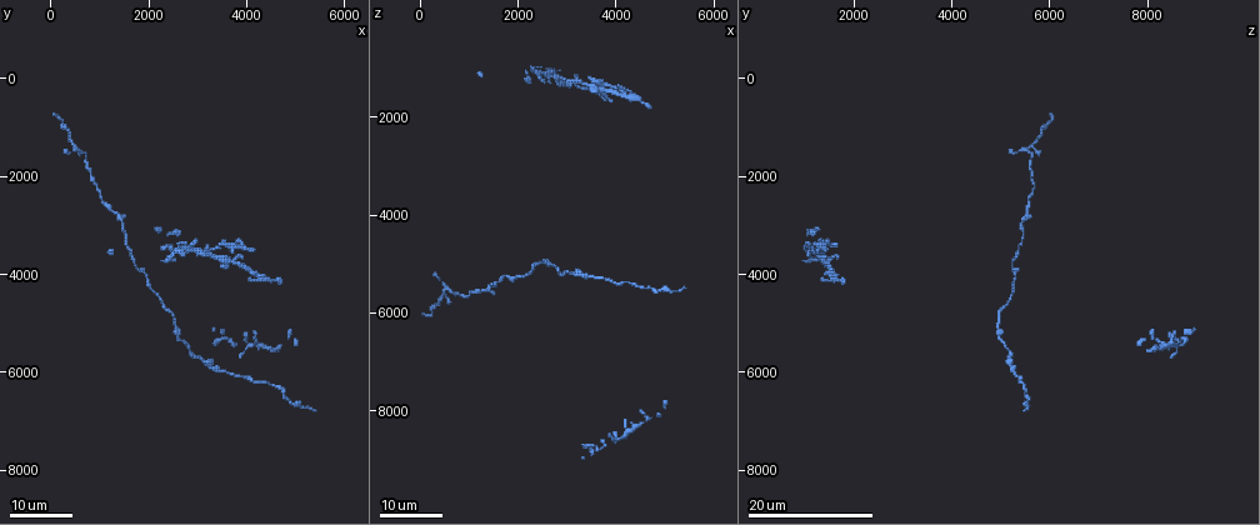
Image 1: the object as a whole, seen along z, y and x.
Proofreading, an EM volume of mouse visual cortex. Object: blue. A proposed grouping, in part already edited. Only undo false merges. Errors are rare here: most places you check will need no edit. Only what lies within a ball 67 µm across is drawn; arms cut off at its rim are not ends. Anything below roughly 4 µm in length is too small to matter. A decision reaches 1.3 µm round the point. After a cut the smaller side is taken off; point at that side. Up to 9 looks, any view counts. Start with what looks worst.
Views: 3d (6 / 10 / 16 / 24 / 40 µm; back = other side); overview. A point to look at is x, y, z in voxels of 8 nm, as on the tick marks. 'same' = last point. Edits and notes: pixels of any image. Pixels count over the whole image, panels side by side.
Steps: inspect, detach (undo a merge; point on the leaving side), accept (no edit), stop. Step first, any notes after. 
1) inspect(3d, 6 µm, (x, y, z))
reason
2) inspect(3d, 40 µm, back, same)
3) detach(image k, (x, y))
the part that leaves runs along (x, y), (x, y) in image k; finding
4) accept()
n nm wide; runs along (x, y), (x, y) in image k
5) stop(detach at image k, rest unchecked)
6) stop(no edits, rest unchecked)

inspect(3d, 24 µm, (3400, 5900, 5250))
sudden change in width

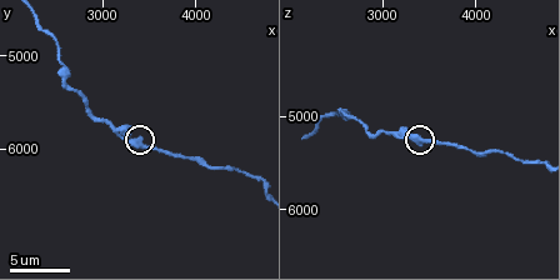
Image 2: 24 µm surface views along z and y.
inspect(3d, 10 µm, (3400, 5900, 5250))

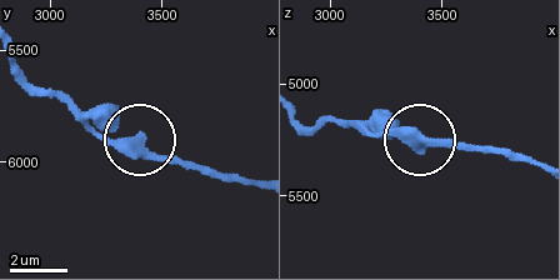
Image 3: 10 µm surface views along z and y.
accept()
all the same neuron

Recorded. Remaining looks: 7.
inspect(3d, 16 µm, (1200, 2750, 5500))
a narrow waist

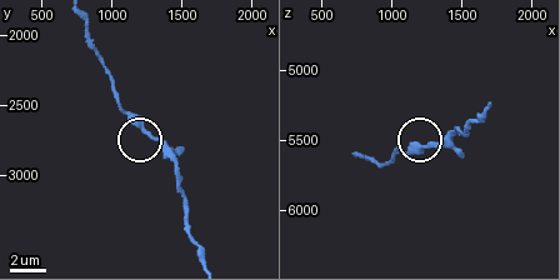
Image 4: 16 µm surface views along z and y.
inspect(3d, 10 µm, (1260, 2720, 5540))

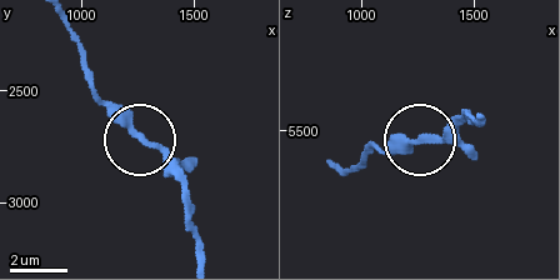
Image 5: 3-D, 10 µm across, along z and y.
accept()
runs along (203, 256), (176, 171), (93, 94) in image 5; one neuron here

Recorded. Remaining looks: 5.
inspect(3d, 16 µm, (4750, 6350, 5500))

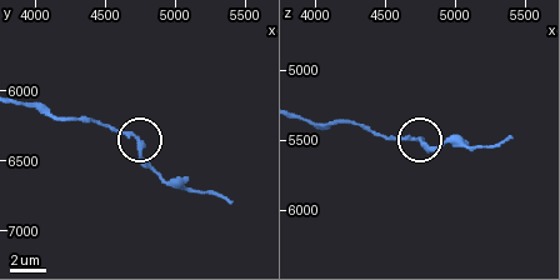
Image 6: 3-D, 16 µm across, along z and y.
inspect(3d, 6 µm, same)
closer look

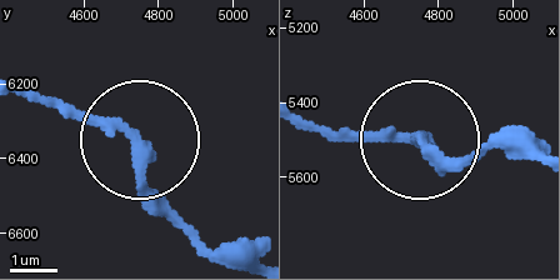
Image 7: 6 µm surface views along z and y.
accept()
230 nm wide; runs along (21, 91), (129, 126), (153, 199), (220, 246) in image 7; one neuron here

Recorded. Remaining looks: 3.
inspect(3d, 16 µm, (650, 1500, 5600))
sudden change in width

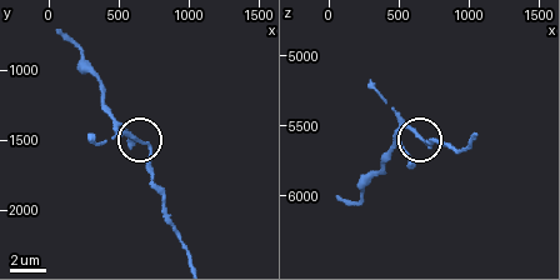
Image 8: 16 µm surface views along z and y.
inspect(3d, 10 µm, (640, 1500, 5580))
zoom in

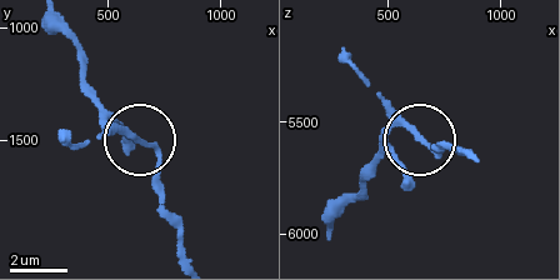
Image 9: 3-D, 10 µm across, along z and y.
accept()
one neuron here

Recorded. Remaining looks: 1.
stop(no edits, rest unchecked)

